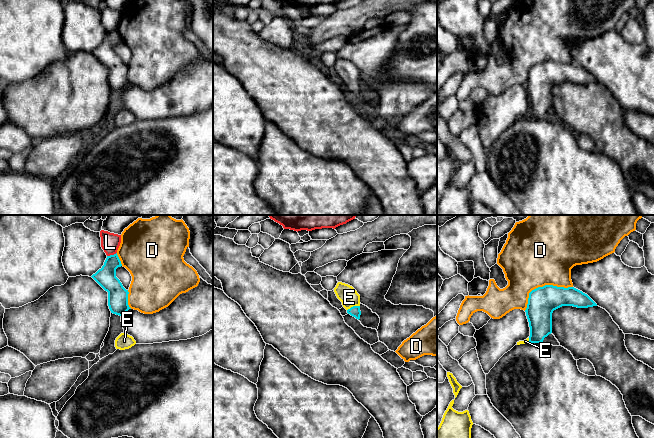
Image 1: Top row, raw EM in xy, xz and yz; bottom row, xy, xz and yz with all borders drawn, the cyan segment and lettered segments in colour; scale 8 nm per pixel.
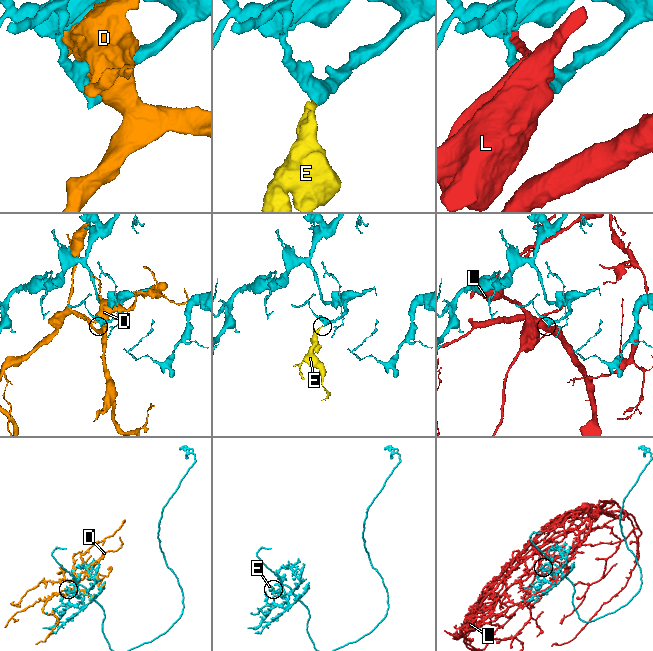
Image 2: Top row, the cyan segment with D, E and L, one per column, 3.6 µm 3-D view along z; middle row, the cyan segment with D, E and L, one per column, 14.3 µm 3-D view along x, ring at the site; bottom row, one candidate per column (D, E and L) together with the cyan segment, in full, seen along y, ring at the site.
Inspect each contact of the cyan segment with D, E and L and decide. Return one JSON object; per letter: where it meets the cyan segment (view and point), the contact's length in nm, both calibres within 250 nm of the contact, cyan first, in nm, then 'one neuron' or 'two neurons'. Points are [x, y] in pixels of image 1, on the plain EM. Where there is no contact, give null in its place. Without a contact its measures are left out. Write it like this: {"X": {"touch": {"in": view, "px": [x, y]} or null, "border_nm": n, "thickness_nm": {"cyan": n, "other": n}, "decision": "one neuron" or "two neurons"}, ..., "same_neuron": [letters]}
{"D": {"touch": {"in": "yz", "px": [543, 62]}, "border_nm": 440, "thickness_nm": {"cyan": 240, "other": 500}, "decision": "two neurons"}, "E": {"touch": {"in": "xz", "px": [353, 82]}, "border_nm": 110, "thickness_nm": {"cyan": 90, "other": 150}, "decision": "one neuron"}, "L": {"touch": {"in": "xy", "px": [111, 31]}, "border_nm": 90, "thickness_nm": {"cyan": 160, "other": 160}, "decision": "two neurons"}, "same_neuron": ["E"]}

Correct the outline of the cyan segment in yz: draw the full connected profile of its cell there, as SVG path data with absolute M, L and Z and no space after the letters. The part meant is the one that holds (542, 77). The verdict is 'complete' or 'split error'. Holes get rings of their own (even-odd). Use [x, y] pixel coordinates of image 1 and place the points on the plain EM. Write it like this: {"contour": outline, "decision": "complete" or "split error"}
{"contour": "M545 61L532 66L525 86L530 112L517 118L517 121L543 118L544 114L552 109L553 87L562 82L588 84L597 80L587 70L574 63Z", "decision": "split error"}

